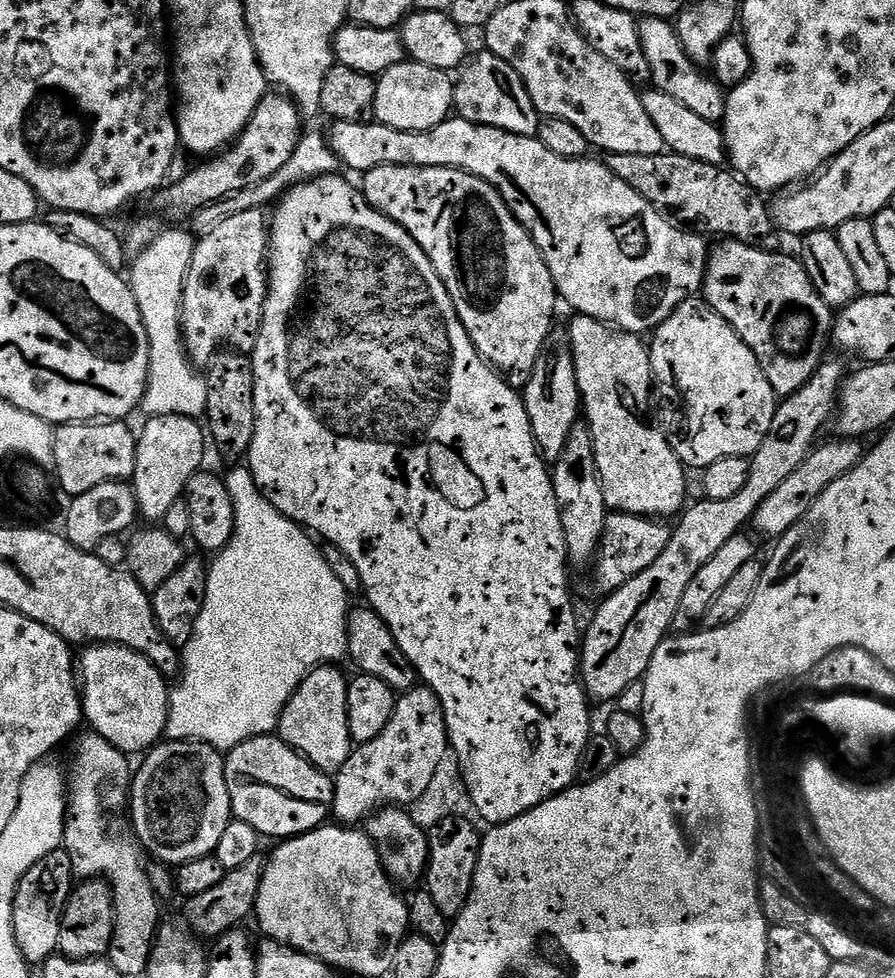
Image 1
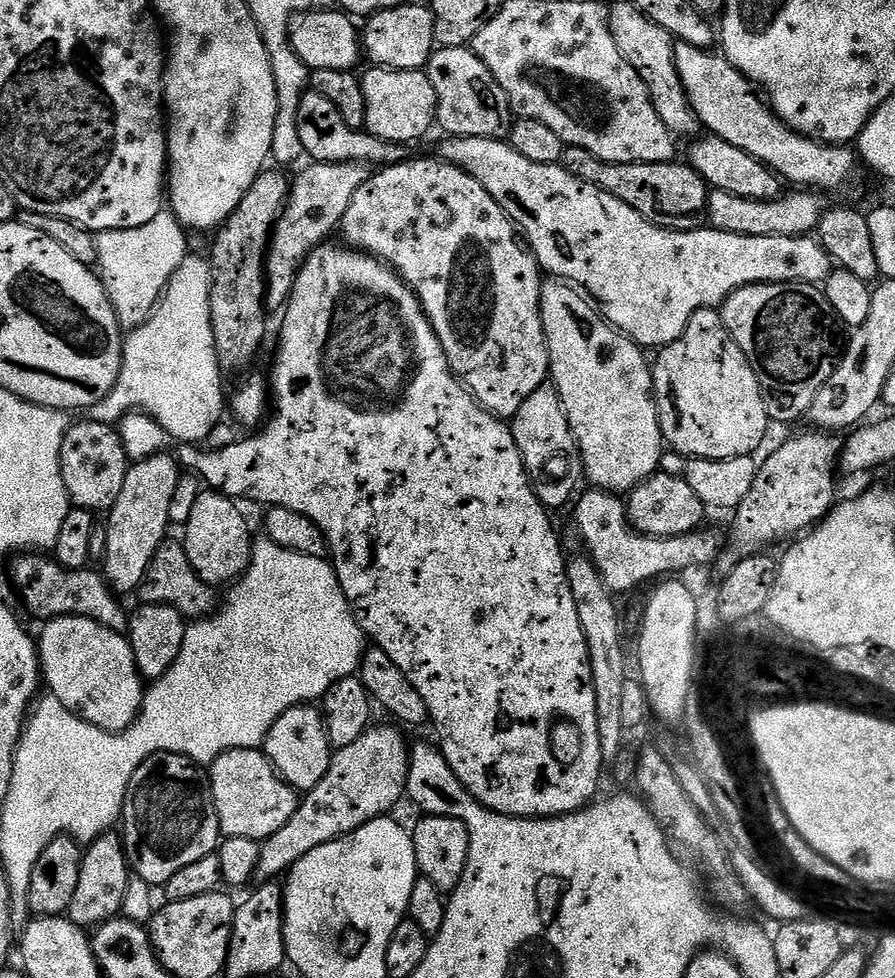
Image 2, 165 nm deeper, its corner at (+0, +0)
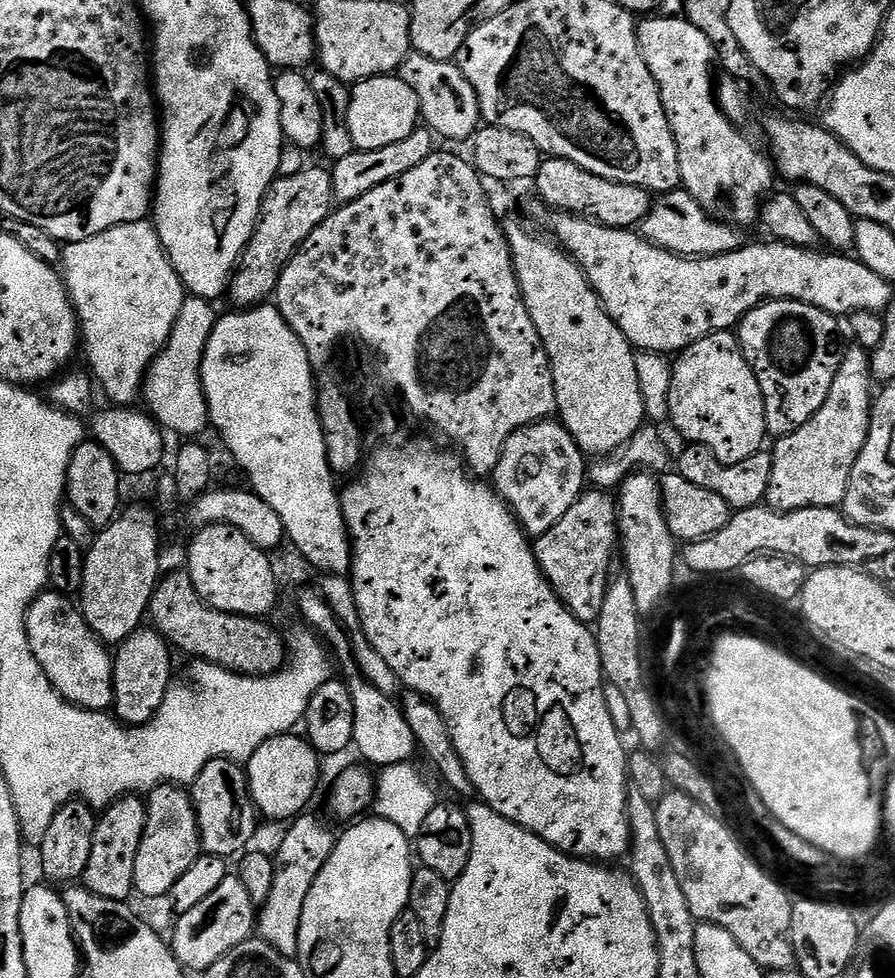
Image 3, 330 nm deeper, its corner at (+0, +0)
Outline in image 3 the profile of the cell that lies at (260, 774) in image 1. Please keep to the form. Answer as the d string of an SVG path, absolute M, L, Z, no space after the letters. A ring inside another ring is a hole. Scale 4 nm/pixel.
M212 760L209 762L202 770L202 774L198 774L198 778L192 781L190 795L192 797L192 805L196 808L196 817L200 827L200 847L207 855L232 858L232 855L235 857L237 854L243 853L251 845L248 843L251 842L252 835L256 832L258 813L248 789L247 771L237 761Z

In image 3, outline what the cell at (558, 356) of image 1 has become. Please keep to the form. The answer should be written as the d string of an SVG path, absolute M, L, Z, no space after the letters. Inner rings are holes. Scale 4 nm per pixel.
M559 419L539 420L537 424L520 428L514 434L510 434L510 438L506 438L500 461L490 480L496 493L508 503L521 528L529 537L535 538L549 532L560 521L562 514L566 514L566 510L570 510L570 506L574 506L574 502L579 500L585 491L586 456Z

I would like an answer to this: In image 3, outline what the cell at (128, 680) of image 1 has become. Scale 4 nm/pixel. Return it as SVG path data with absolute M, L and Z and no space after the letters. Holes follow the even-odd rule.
M45 590L33 602L26 618L30 650L64 700L88 712L103 712L111 709L114 698L113 653L92 633L79 607L68 600L65 593Z

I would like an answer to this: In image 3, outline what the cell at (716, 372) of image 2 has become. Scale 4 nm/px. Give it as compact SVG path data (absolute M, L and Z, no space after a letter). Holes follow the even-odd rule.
M731 331L715 332L675 357L670 378L670 423L689 444L706 446L723 464L746 462L765 447L768 436L762 390Z

